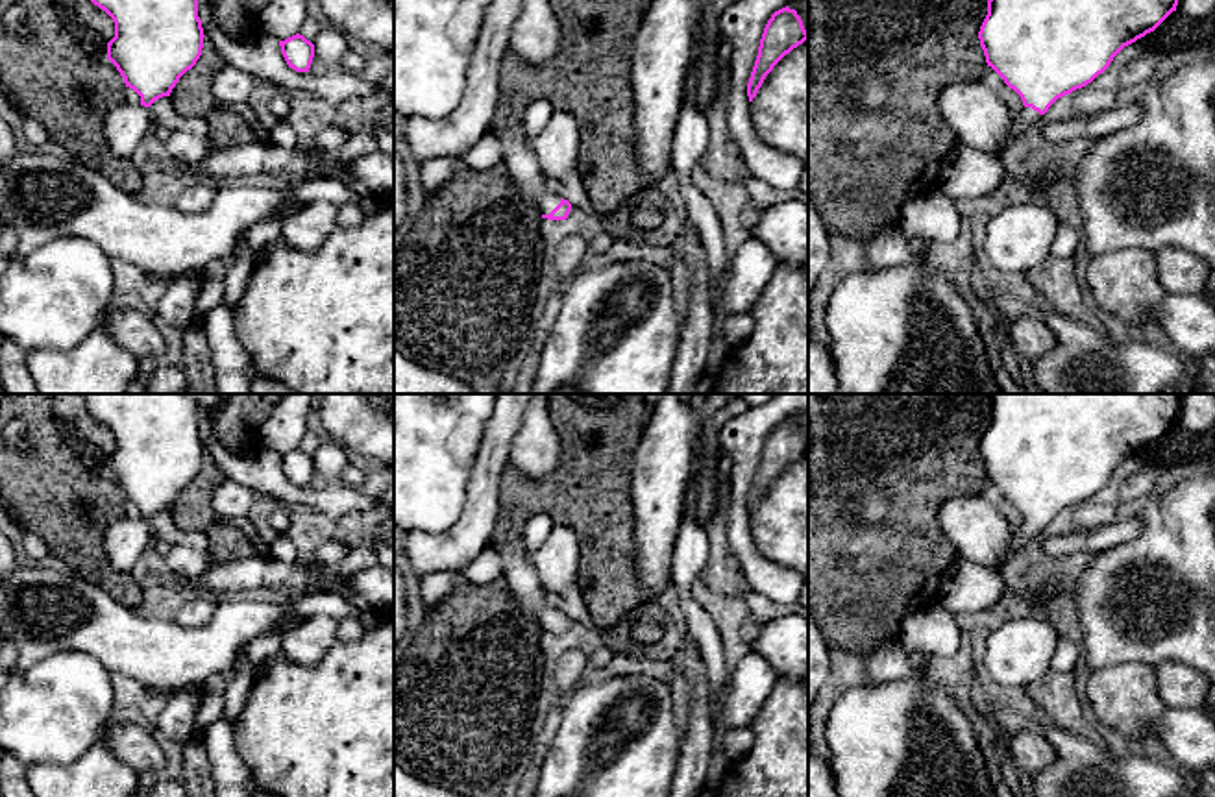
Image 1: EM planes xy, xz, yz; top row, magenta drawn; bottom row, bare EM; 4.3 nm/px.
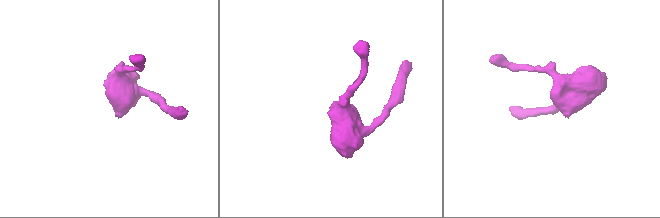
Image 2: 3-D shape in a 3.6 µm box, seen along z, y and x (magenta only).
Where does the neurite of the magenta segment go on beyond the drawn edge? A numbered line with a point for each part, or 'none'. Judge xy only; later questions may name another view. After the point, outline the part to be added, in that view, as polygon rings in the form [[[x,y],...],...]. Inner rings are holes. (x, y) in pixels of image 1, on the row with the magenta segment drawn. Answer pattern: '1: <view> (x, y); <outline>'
1: xy (124, 126); [[[122,104],[111,109],[104,122],[104,133],[111,150],[118,157],[131,157],[137,144],[148,133],[150,120],[148,107],[141,104]]]

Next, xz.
1: xz (524, 167); [[[509,102],[496,104],[488,133],[503,144],[503,163],[509,166],[512,179],[538,207],[540,215],[549,215],[562,200],[562,196],[547,190],[547,178],[529,148],[529,137],[523,131],[522,118],[512,116]]]

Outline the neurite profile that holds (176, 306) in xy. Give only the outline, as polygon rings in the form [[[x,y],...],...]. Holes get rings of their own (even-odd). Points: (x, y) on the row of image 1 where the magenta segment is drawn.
[[[205,270],[198,277],[187,277],[185,274],[172,277],[153,313],[165,324],[185,329],[192,320],[192,311],[203,283]]]

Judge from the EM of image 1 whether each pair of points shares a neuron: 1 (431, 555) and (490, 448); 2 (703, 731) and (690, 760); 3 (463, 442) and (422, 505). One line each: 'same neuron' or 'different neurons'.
1: same neuron
2: same neuron
3: same neuron

